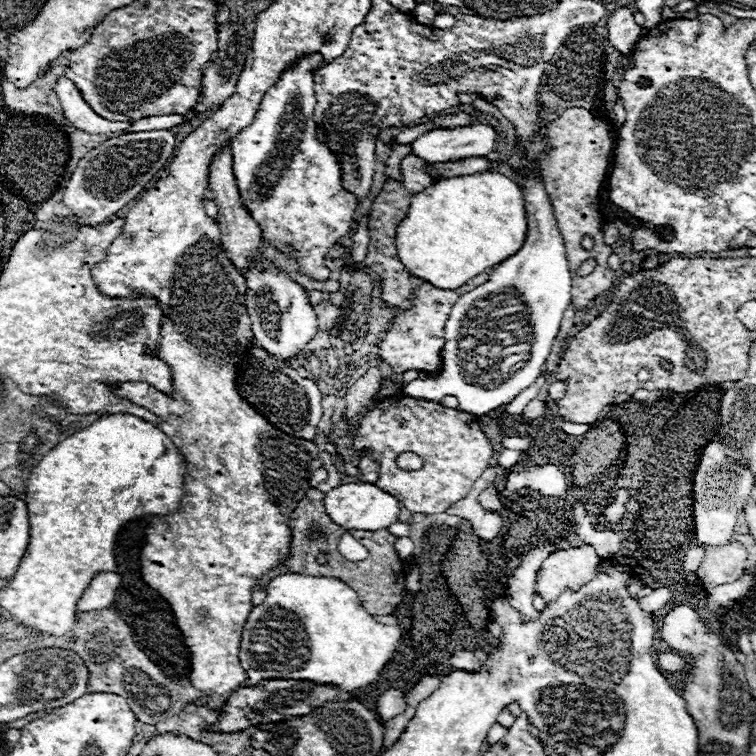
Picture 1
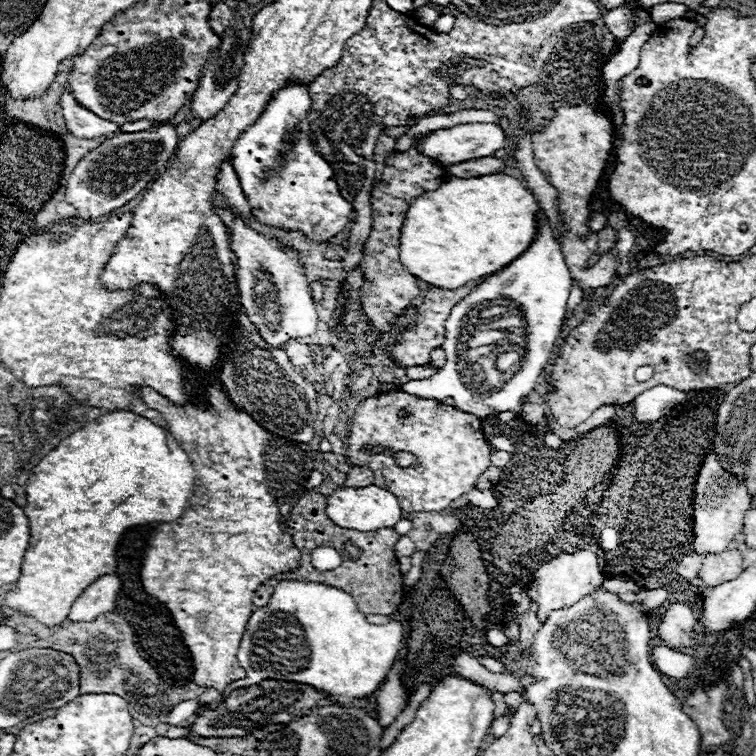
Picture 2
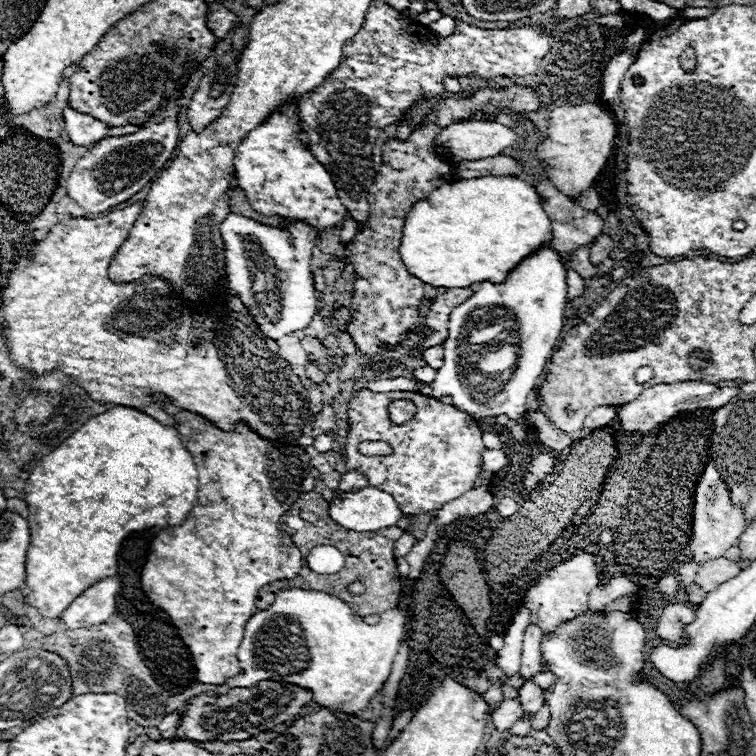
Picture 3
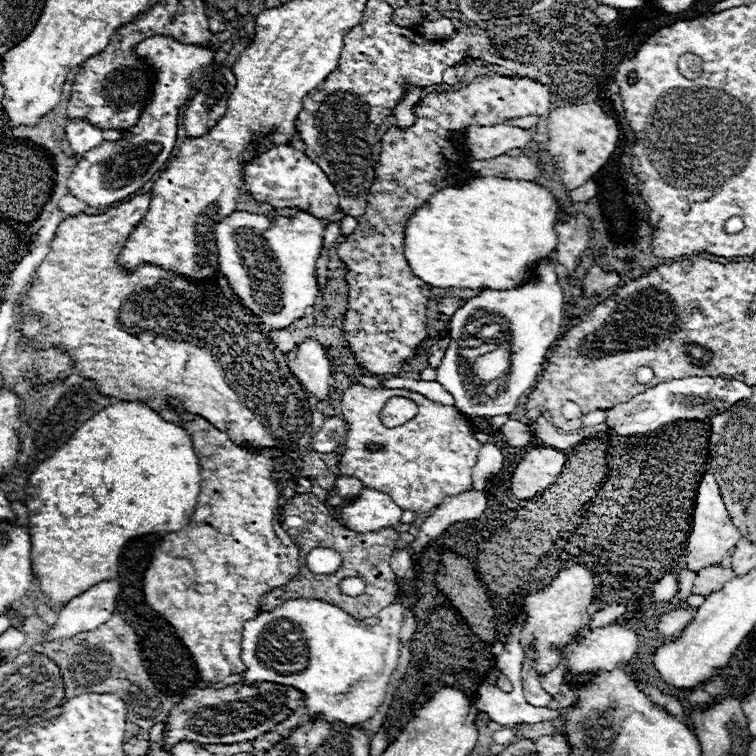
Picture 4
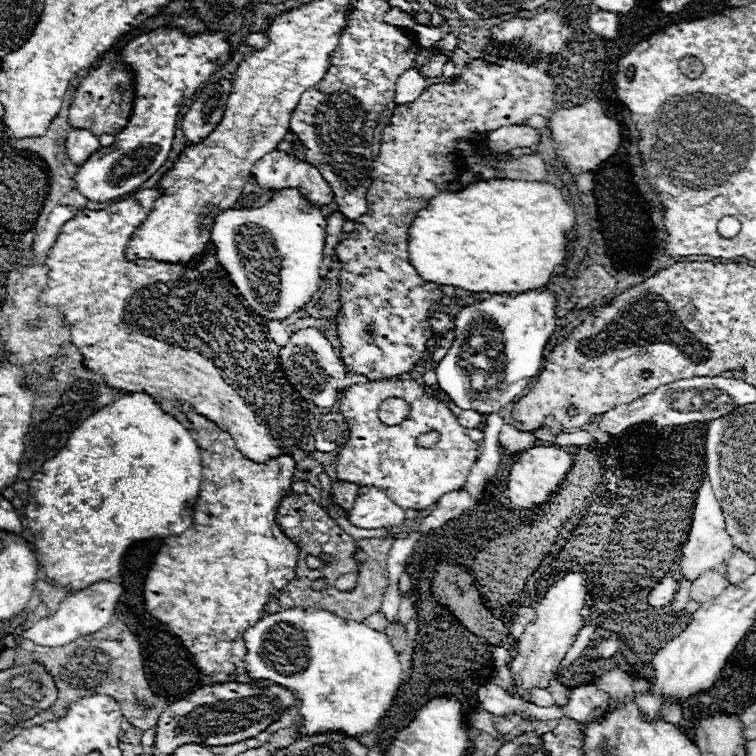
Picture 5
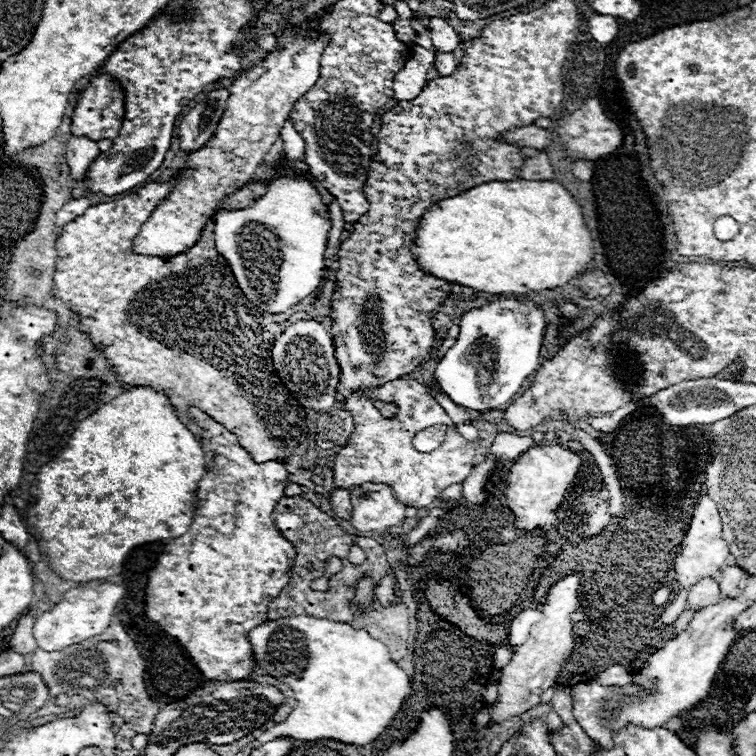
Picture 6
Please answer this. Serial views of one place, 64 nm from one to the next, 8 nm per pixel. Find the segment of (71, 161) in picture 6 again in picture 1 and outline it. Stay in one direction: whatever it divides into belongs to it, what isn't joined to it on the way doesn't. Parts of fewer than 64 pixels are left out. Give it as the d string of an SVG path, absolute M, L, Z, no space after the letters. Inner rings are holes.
M64 76L58 80L56 94L60 98L64 116L70 120L70 124L76 130L84 130L88 134L100 134L100 132L118 132L120 134L120 132L128 132L128 128L130 128L128 122L110 122L110 120L96 116L96 112L92 112L92 108L80 96L80 90Z

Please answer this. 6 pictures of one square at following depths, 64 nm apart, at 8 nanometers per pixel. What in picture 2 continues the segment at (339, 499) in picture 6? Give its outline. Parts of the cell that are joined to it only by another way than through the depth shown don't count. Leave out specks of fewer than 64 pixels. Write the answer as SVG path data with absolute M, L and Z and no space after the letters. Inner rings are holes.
M354 466L354 468L348 472L344 484L348 484L348 488L362 488L364 484L370 484L372 480L374 480L374 478L372 478L370 468L366 468L366 466Z

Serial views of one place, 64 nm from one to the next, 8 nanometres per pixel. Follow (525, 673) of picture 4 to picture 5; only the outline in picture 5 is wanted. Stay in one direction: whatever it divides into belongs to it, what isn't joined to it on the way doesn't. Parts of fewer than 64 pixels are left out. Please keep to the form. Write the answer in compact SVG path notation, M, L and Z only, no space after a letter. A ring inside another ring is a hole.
M534 688L532 690L532 702L538 704L538 706L552 706L554 704L552 694L547 690L540 690L540 688Z

